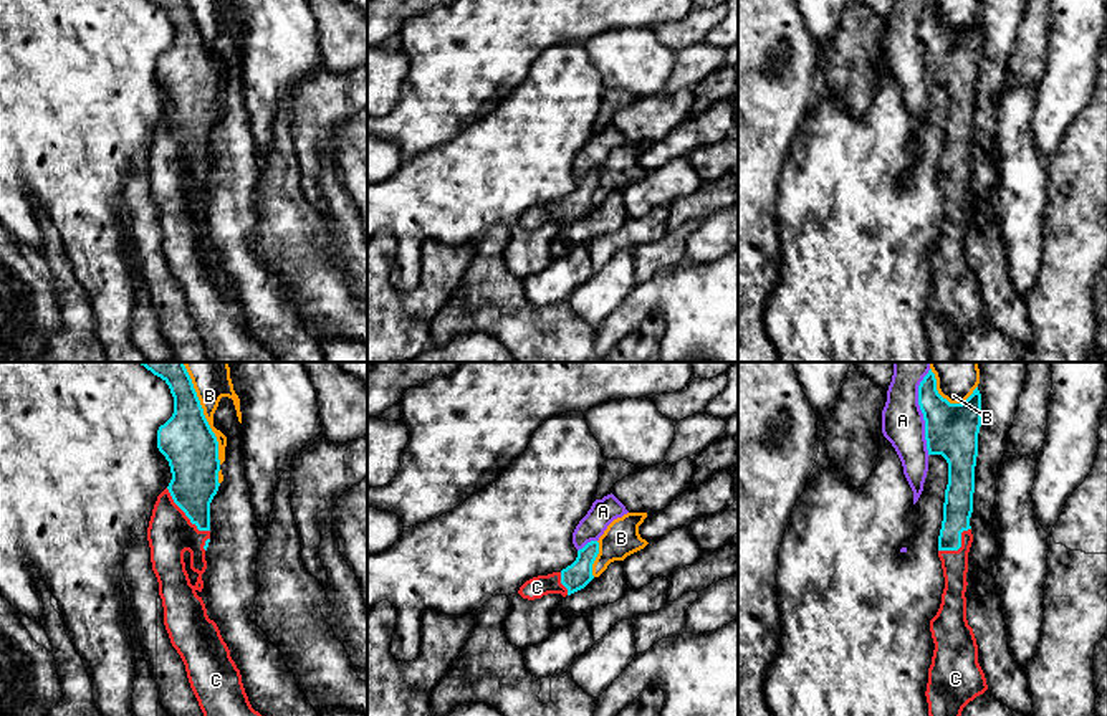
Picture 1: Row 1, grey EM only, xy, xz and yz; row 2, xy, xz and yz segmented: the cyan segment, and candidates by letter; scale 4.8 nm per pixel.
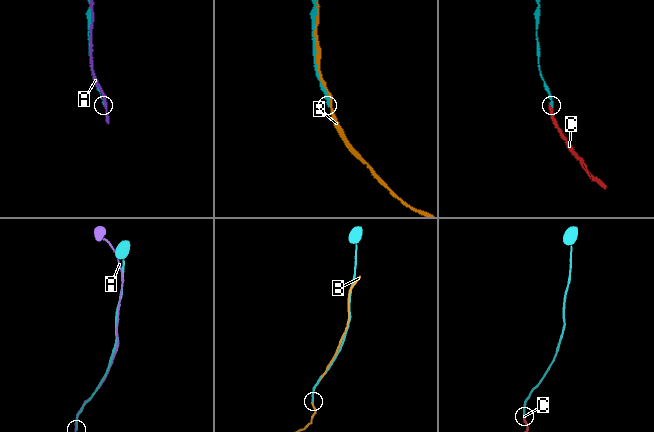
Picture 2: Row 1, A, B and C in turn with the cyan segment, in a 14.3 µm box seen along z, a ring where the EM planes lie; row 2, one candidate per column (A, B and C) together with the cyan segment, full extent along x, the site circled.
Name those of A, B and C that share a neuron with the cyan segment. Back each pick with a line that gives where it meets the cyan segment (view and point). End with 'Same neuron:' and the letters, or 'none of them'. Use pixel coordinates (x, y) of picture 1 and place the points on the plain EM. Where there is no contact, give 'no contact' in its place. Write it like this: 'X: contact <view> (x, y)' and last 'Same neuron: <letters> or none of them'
C: contact xy (186, 144)
Same neuron: C

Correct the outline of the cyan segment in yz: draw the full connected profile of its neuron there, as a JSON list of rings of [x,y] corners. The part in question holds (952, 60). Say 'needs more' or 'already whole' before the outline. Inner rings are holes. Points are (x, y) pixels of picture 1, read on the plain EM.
needs more; [[[932,0],[918,15],[918,35],[925,50],[928,84],[942,84],[948,93],[948,114],[945,119],[943,150],[938,165],[938,187],[942,190],[945,218],[937,245],[930,250],[935,273],[928,298],[927,332],[933,362],[953,362],[963,337],[988,319],[985,303],[978,293],[978,274],[966,250],[966,202],[968,182],[973,172],[970,147],[973,142],[975,96],[978,86],[978,63],[981,56],[981,23],[978,17],[961,33],[950,33],[937,20]]]

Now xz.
needs more; [[[591,170],[577,180],[576,190],[563,198],[548,205],[538,205],[526,210],[518,223],[523,228],[534,230],[548,223],[571,225],[584,218],[592,208],[592,193],[599,184],[599,172]]]

